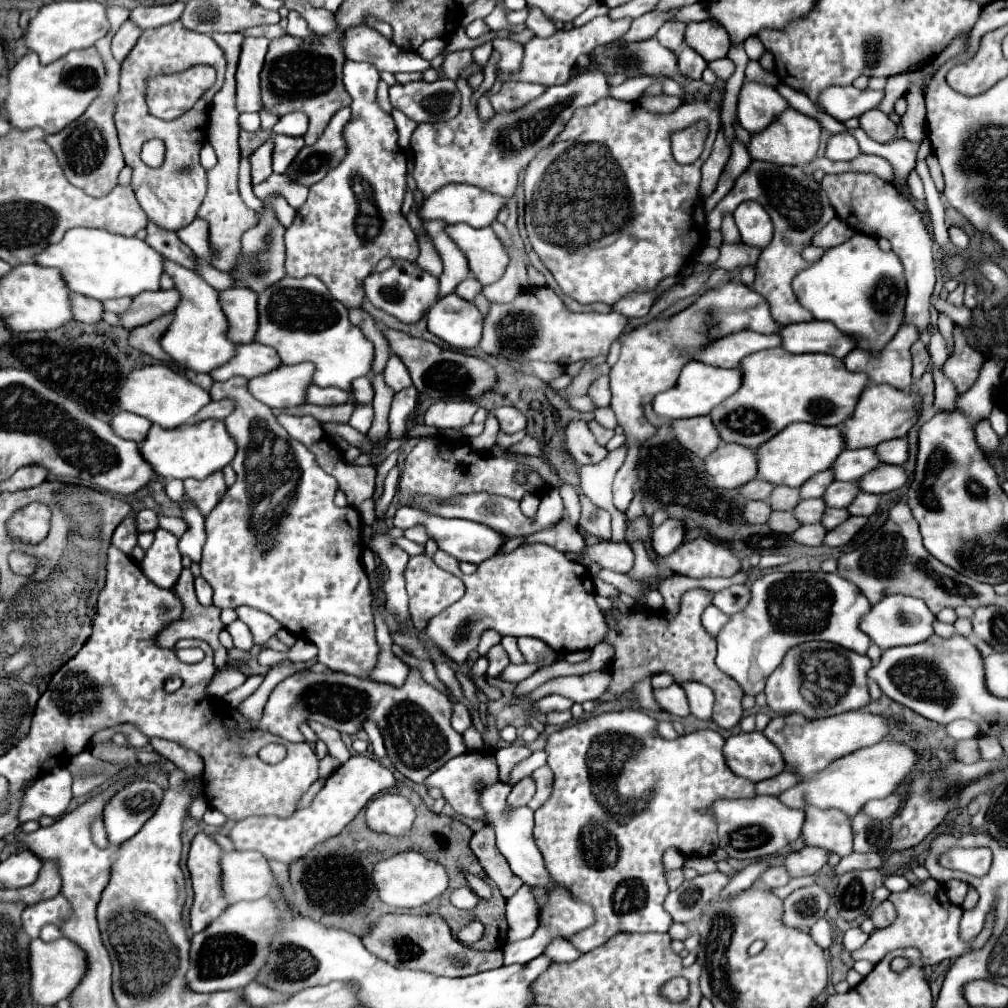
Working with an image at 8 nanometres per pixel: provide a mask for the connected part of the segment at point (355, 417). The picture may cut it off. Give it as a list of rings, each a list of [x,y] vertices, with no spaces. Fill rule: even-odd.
[[[351,397],[351,403],[355,403],[357,407],[355,407],[355,411],[353,411],[351,419],[349,419],[349,425],[353,429],[369,429],[371,421],[373,421],[373,407],[363,407],[353,397]]]

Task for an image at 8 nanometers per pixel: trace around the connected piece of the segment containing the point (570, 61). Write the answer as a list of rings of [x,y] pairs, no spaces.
[[[595,17],[593,21],[589,21],[583,27],[573,27],[569,31],[559,29],[555,35],[541,39],[541,37],[533,37],[529,43],[525,43],[525,57],[523,63],[519,67],[519,71],[513,73],[505,73],[505,71],[497,71],[497,77],[505,83],[505,81],[529,81],[529,83],[543,83],[543,85],[559,85],[565,83],[571,75],[573,75],[573,67],[577,65],[579,57],[589,55],[595,47],[599,45],[607,45],[619,37],[625,35],[625,31],[629,29],[631,19],[611,19],[611,17]]]

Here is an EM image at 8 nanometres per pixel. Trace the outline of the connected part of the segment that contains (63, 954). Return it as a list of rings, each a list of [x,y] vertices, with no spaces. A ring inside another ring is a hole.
[[[61,937],[51,943],[33,939],[29,943],[29,975],[31,975],[29,987],[33,1003],[41,1007],[57,1005],[57,1001],[67,999],[67,995],[71,995],[73,987],[77,987],[83,973],[85,973],[85,955],[81,953],[81,949],[77,949],[75,943],[69,943],[69,939]]]

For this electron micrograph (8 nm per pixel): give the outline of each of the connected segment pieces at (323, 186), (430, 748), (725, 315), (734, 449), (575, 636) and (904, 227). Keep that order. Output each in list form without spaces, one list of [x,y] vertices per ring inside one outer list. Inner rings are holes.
[[[345,61],[345,89],[351,95],[351,111],[353,117],[345,127],[347,141],[347,157],[339,167],[329,171],[325,179],[309,187],[309,197],[305,205],[297,211],[291,227],[285,233],[287,245],[287,261],[285,269],[289,277],[297,275],[315,275],[319,277],[331,291],[331,295],[341,301],[347,309],[361,307],[363,303],[363,279],[373,271],[373,267],[385,259],[409,259],[415,261],[419,255],[419,243],[415,233],[411,231],[407,219],[401,215],[403,197],[407,191],[407,169],[405,169],[405,153],[397,147],[397,129],[393,117],[385,113],[377,103],[377,85],[379,71],[371,63]]]
[[[315,663],[311,669],[287,677],[285,681],[281,681],[273,689],[273,693],[269,695],[269,701],[265,705],[263,717],[255,727],[269,731],[273,735],[279,735],[287,741],[297,743],[299,741],[299,729],[297,727],[299,727],[299,723],[305,723],[307,719],[319,721],[323,725],[331,725],[339,733],[347,733],[347,735],[359,733],[363,729],[365,721],[373,721],[383,735],[387,757],[391,759],[395,769],[399,773],[403,773],[407,779],[411,779],[415,783],[423,783],[425,777],[429,777],[433,771],[437,771],[449,759],[467,751],[463,737],[457,731],[453,731],[453,727],[451,727],[451,705],[453,703],[449,701],[449,697],[443,693],[437,693],[437,689],[433,685],[425,683],[425,679],[421,677],[421,671],[415,667],[409,669],[409,675],[401,687],[393,687],[389,683],[367,681],[367,679],[359,679],[355,675],[337,673],[337,671],[331,671],[329,667],[325,667],[321,663]]]
[[[725,283],[717,291],[703,293],[691,307],[683,309],[675,317],[667,321],[651,321],[643,327],[633,329],[627,335],[621,335],[621,355],[619,361],[611,367],[611,409],[617,415],[619,425],[625,429],[629,451],[623,467],[615,475],[613,483],[613,503],[619,511],[627,511],[633,499],[633,485],[637,481],[637,453],[643,439],[655,435],[655,427],[645,419],[641,405],[651,403],[655,393],[661,393],[677,383],[677,375],[687,359],[681,355],[683,349],[695,351],[701,345],[725,337],[729,333],[737,333],[743,329],[751,329],[757,333],[777,333],[779,323],[773,323],[769,313],[769,303],[761,299],[753,289],[741,283]]]
[[[727,443],[703,461],[705,473],[721,489],[737,489],[757,475],[755,449]]]
[[[523,545],[511,553],[495,555],[483,561],[473,575],[461,573],[459,561],[445,551],[437,551],[433,561],[459,577],[467,589],[457,603],[433,617],[425,629],[428,638],[459,665],[467,661],[469,651],[477,647],[485,629],[515,637],[537,637],[561,653],[589,651],[607,635],[603,611],[595,601],[591,573],[549,545]]]
[[[839,173],[825,175],[821,183],[831,199],[831,205],[839,219],[847,221],[855,231],[889,239],[893,251],[899,255],[905,267],[907,303],[901,325],[917,327],[919,335],[929,329],[929,297],[935,287],[935,263],[933,263],[933,237],[923,223],[923,215],[905,201],[897,189],[871,173]]]

